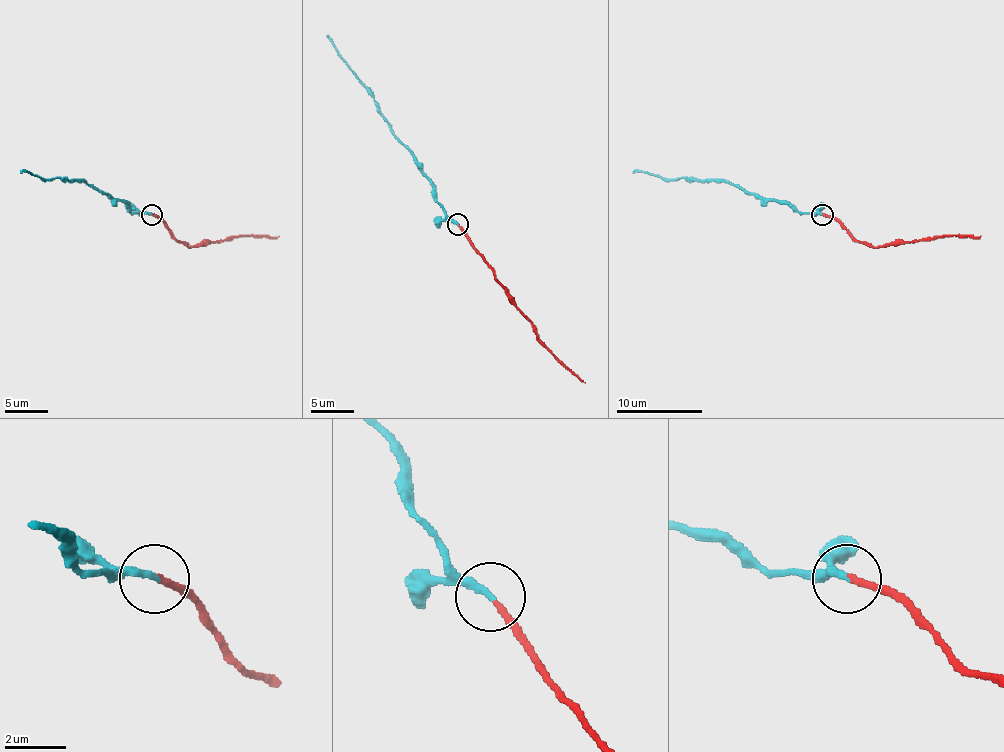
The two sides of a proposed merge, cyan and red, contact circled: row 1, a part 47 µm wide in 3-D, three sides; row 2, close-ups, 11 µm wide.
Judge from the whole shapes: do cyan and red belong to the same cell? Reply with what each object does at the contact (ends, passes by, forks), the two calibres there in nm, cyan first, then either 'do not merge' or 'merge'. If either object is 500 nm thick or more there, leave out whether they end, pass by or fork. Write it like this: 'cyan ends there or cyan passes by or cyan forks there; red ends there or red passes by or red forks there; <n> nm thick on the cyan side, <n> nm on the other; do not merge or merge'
cyan ends there; red ends there; 260 nm thick on the cyan side, 200 nm on the other; do not merge

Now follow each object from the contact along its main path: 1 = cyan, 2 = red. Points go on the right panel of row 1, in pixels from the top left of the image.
1: (822, 214), (802, 214), (785, 203), (761, 201), (731, 182), (667, 179), (645, 171), (632, 173)
2: (822, 214), (832, 216), (856, 240), (875, 246), (981, 235)

